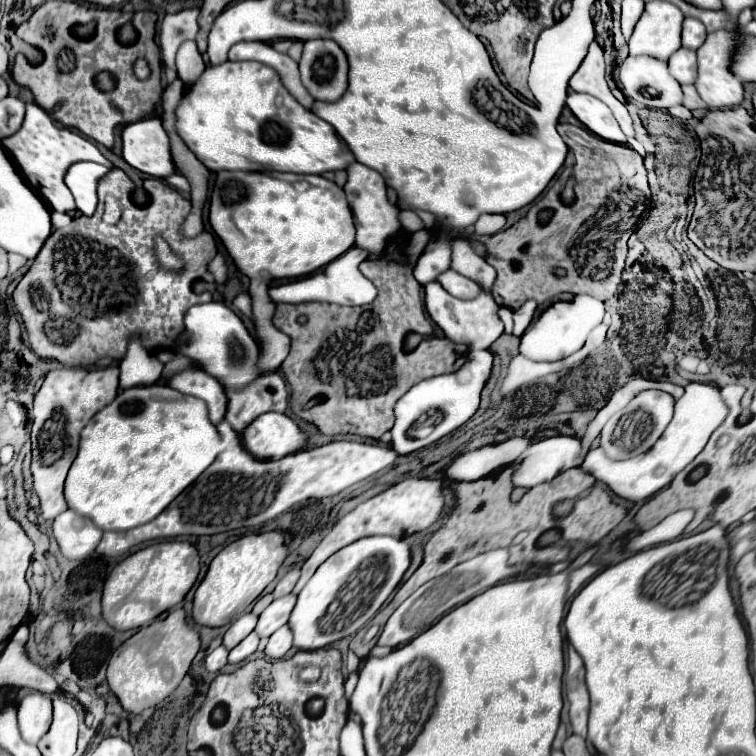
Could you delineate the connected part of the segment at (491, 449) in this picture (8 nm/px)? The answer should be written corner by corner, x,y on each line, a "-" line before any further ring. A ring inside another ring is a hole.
513,437
503,443
483,445
479,449
471,449
451,461
445,469
443,479
447,481
477,481
481,477
491,475
495,469
503,465
511,465
527,447
535,443
533,437

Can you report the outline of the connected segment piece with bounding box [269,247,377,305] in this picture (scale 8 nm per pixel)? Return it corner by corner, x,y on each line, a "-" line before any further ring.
351,247
347,253
343,253
339,259
331,261
327,267
318,270
311,277
273,287
269,289
269,295
275,303
281,301
281,303
299,304
305,301
323,301
337,305
367,305
377,297
377,289
359,271
359,263
365,259
367,259
367,251
361,251
359,247

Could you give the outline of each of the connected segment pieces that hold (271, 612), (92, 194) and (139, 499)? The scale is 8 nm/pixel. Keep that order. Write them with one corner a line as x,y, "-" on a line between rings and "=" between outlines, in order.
285,595
285,597
279,597
275,599
259,617
259,623
255,627
255,633
259,637
271,637
279,627
287,625
289,621
289,615
295,607
295,599
297,595
=
73,163
65,175
65,183
71,189
77,209
83,215
93,215
97,207
97,183
111,171
99,163
=
163,383
125,389
83,429
77,459
65,481
67,505
75,513
89,517
103,531
127,531
145,525
215,461
219,443
221,435
209,421
207,405
201,399
183,395

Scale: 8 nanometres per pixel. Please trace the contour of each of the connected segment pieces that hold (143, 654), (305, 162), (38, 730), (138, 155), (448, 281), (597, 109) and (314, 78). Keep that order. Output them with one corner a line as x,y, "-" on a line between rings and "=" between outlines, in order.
173,609
165,619
157,619
151,625
141,627
131,639
113,651
107,665
109,689
117,695
125,711
141,713
143,709
161,703
177,689
199,647
199,633
187,623
185,611
=
227,61
217,67
207,67
197,79
193,89
183,95
177,107
177,131
187,147
205,163
211,171
291,171
321,175
327,171
347,169
355,155
339,139
337,131
315,117
311,109
305,109
283,87
279,73
257,61
=
29,693
17,707
19,729
27,743
37,743
51,727
53,705
45,693
=
159,117
131,123
123,129
125,161
157,179
169,177
169,169
175,169
169,135
163,129
=
445,271
437,277
437,281
441,283
441,287
451,293
453,297
461,297
461,299
471,299
479,293
479,285
475,285
471,279
459,275
457,271
=
571,91
567,97
567,107
575,113
575,117
595,135
599,135
605,141
613,141
613,133
617,135
617,141
613,143
627,143
627,137
623,135
623,131
617,131
613,127
619,127
617,119
611,115
611,109
595,99
593,95
583,95
583,93
575,93
=
329,39
305,41
299,61
301,81
317,101
339,101
347,91
347,57
343,49

